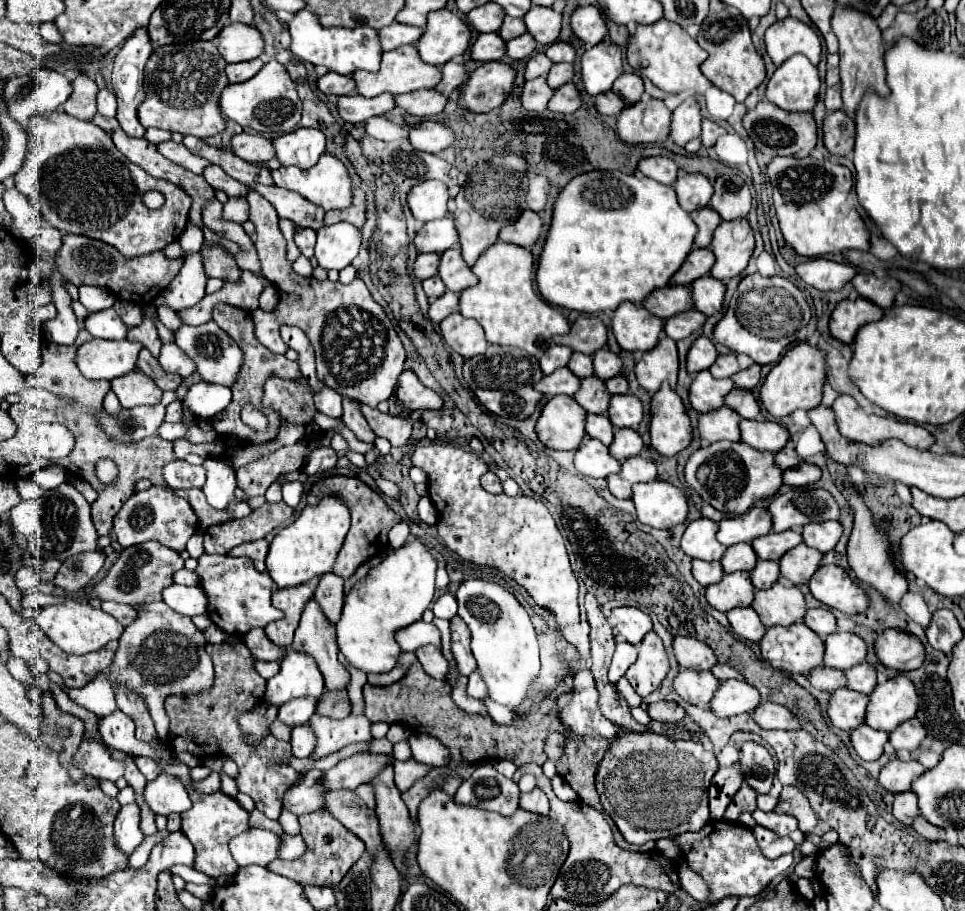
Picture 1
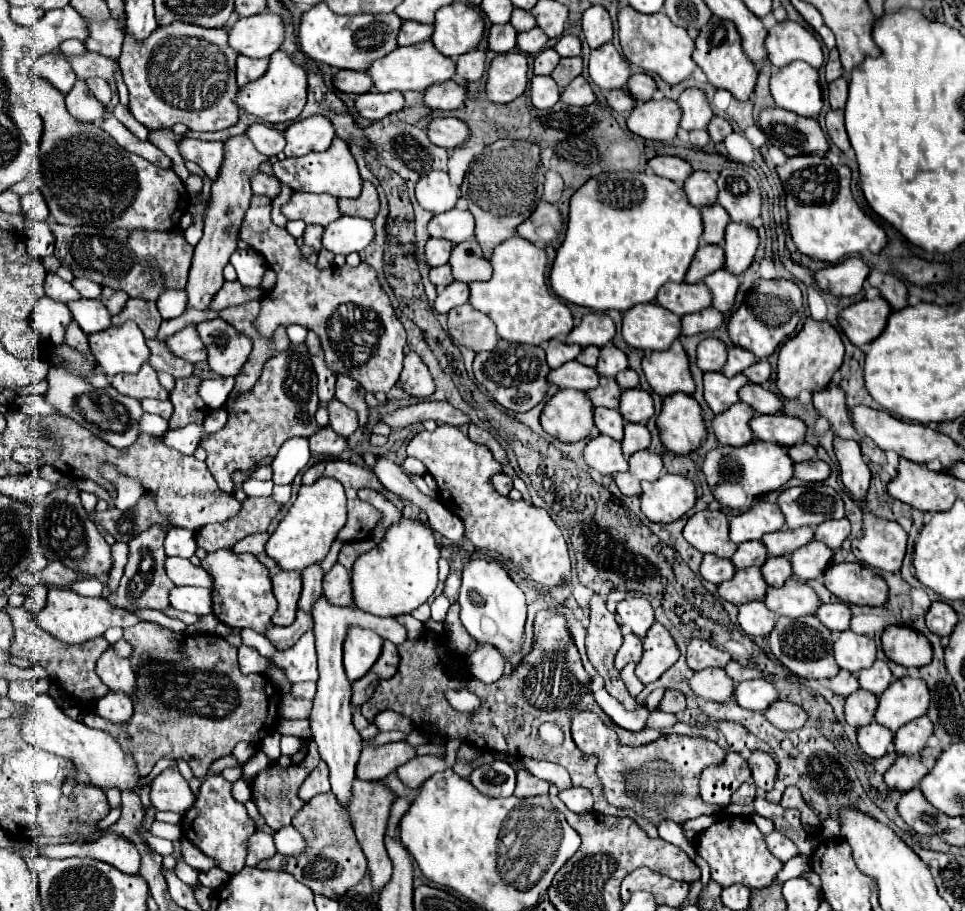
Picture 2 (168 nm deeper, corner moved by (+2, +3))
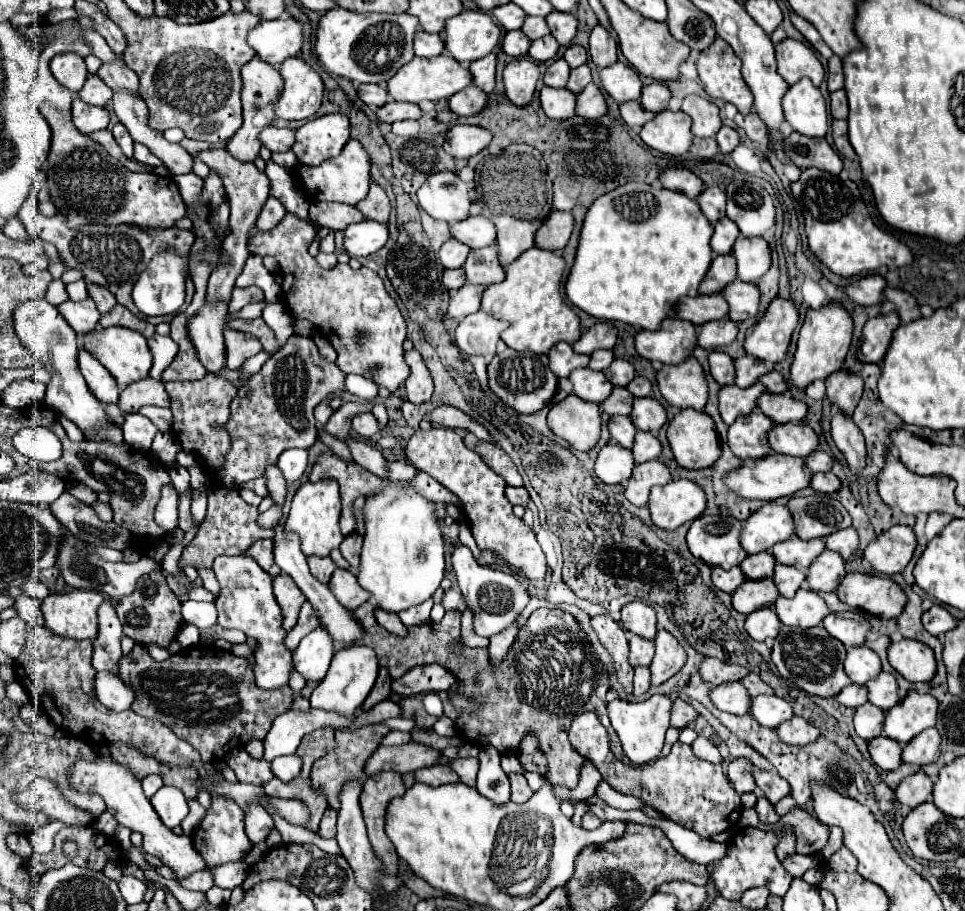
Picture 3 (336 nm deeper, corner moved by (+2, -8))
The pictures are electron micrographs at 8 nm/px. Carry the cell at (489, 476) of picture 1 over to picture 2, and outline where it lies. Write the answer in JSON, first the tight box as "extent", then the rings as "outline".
{"extent":[493,474,513,496],"outline":[[[495,474],[493,486],[495,486],[495,490],[497,490],[499,494],[507,496],[507,494],[513,490],[513,480],[511,480],[511,476],[507,476],[507,474]]]}

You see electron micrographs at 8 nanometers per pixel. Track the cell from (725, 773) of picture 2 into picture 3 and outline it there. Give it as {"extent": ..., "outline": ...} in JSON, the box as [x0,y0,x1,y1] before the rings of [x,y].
{"extent":[727,759,757,795],"outline":[[[735,759],[735,761],[731,761],[729,767],[727,767],[727,777],[729,777],[733,789],[735,789],[739,795],[749,793],[749,791],[755,791],[755,787],[757,787],[755,781],[753,781],[751,769],[753,769],[753,765],[751,765],[751,761],[747,761],[747,759]]]}

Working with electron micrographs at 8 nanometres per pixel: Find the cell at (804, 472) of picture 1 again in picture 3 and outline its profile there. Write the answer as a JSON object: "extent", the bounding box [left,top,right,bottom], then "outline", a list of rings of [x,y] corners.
{"extent":[811,473,841,493],"outline":[[[815,473],[813,479],[811,479],[811,489],[813,491],[819,491],[819,493],[835,493],[837,489],[841,487],[841,481],[831,473]]]}

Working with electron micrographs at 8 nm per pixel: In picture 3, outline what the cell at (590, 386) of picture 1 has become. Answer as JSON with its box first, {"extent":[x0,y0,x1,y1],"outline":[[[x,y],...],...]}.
{"extent":[603,387,633,415],"outline":[[[615,387],[611,391],[611,395],[603,401],[603,411],[607,415],[629,415],[631,413],[631,405],[633,405],[633,397],[625,387]]]}

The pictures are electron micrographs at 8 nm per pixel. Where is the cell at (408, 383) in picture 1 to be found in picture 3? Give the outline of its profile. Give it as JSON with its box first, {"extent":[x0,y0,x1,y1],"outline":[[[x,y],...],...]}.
{"extent":[405,349,433,403],"outline":[[[411,349],[405,353],[405,361],[411,369],[411,375],[405,381],[405,389],[407,389],[407,399],[411,403],[427,403],[433,395],[433,379],[419,355],[419,351]]]}

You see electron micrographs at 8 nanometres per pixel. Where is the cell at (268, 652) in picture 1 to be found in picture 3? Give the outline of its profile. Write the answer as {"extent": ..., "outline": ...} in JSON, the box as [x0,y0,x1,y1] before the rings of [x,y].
{"extent":[285,601,319,651],"outline":[[[305,601],[303,607],[301,607],[301,611],[299,611],[299,623],[297,623],[297,625],[287,633],[287,637],[285,637],[285,647],[287,647],[289,651],[295,651],[297,645],[299,645],[299,641],[301,641],[307,633],[311,633],[313,629],[317,629],[317,627],[319,627],[319,619],[315,617],[311,605]]]}

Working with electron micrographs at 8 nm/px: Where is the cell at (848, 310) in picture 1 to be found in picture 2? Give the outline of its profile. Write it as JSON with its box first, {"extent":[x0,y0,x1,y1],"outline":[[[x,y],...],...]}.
{"extent":[839,298,891,346],"outline":[[[885,298],[861,300],[839,314],[839,324],[851,344],[865,346],[873,342],[887,326],[887,318],[891,314],[891,306]]]}

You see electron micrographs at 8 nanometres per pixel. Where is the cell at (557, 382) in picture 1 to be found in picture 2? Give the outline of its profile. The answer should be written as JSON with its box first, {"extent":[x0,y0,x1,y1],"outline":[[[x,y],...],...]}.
{"extent":[549,360,599,390],"outline":[[[571,360],[567,364],[563,364],[561,368],[551,370],[549,374],[549,382],[557,384],[559,388],[575,388],[575,390],[593,390],[595,386],[599,386],[599,372],[591,366],[583,366],[577,360]]]}

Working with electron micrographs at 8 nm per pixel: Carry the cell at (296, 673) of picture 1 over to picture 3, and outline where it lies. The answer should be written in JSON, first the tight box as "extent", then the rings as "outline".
{"extent":[293,627,333,681],"outline":[[[317,627],[307,637],[301,639],[299,647],[293,651],[293,665],[305,677],[305,681],[323,681],[331,657],[333,641],[323,627]]]}

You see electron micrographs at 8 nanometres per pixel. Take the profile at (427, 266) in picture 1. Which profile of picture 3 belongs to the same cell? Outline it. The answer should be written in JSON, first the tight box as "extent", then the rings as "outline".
{"extent":[439,239,471,269],"outline":[[[449,239],[449,241],[445,241],[445,243],[441,245],[441,249],[439,249],[439,261],[441,261],[441,265],[443,265],[445,269],[457,269],[457,267],[463,265],[463,261],[467,259],[467,253],[469,253],[469,251],[471,251],[471,249],[469,249],[467,245]]]}

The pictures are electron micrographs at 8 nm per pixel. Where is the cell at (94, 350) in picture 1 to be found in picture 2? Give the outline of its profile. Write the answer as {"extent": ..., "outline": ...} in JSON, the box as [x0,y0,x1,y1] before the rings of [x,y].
{"extent":[89,322,151,376],"outline":[[[135,322],[93,332],[89,336],[89,344],[99,368],[107,376],[115,376],[119,372],[139,372],[151,354],[145,336]]]}

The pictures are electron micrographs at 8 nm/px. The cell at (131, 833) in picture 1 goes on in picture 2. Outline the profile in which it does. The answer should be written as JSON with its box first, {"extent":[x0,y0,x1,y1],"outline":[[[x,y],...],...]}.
{"extent":[19,836,139,874],"outline":[[[103,836],[93,844],[61,844],[61,846],[43,846],[41,852],[35,850],[19,850],[25,860],[31,860],[31,854],[43,854],[49,858],[67,858],[67,856],[81,856],[81,858],[95,858],[103,860],[125,874],[139,874],[139,852],[131,842],[119,836]]]}

